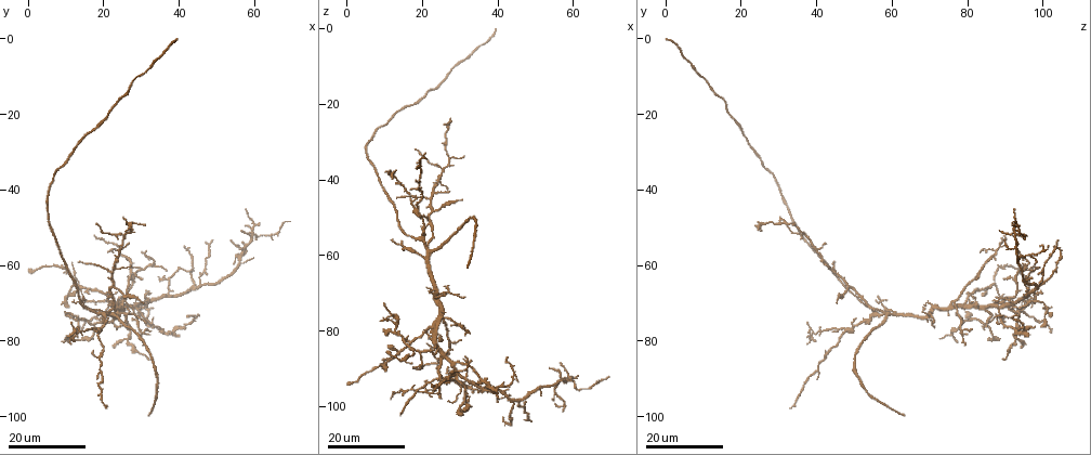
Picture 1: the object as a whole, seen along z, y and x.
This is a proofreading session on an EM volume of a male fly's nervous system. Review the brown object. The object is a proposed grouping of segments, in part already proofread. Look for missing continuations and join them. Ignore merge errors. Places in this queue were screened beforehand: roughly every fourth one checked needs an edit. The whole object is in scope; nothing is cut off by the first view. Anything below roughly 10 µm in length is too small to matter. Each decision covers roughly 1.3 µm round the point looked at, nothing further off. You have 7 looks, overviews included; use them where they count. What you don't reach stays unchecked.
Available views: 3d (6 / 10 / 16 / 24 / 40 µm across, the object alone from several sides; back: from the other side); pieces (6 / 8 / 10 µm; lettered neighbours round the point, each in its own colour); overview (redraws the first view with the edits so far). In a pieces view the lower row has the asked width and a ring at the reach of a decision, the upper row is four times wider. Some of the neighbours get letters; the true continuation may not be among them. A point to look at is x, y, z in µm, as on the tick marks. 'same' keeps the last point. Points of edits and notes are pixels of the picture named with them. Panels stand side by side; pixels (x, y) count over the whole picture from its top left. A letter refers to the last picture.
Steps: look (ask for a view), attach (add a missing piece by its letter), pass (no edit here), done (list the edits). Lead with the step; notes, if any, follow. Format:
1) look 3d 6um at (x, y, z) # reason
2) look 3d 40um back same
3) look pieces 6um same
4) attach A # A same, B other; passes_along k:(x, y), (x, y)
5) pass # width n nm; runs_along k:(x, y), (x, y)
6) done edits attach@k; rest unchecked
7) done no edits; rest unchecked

look 3d 24um at (31.5, 99.5, 63.5) # tapers out

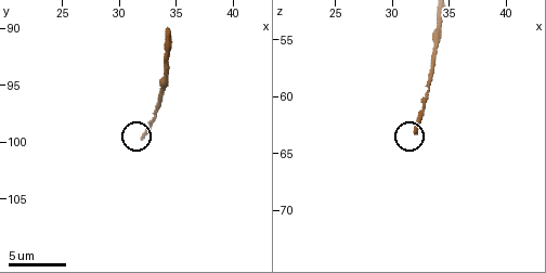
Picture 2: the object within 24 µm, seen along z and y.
look pieces 6um at (32.0, 99.6, 63.2) # see the neighbours

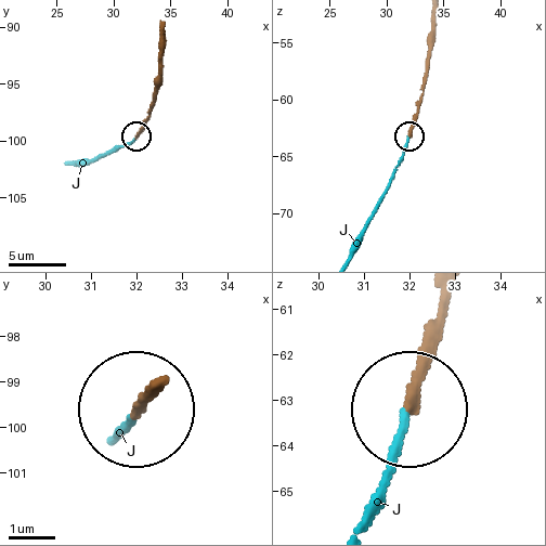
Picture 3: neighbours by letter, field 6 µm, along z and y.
attach J # J same; passes_along 3:(165, 381), (118, 431); it goes on there

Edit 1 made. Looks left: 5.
look overview

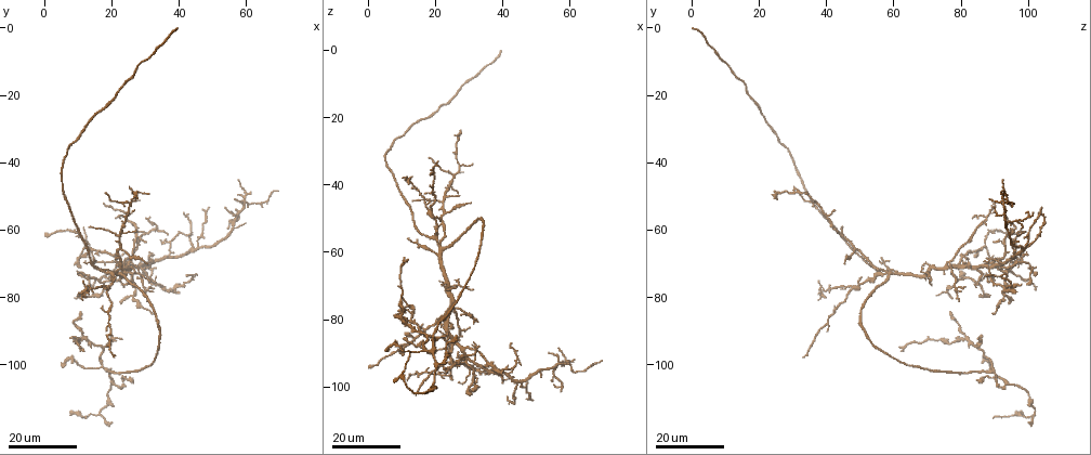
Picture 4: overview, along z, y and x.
look 3d 16um at (43.0, 74.0, 87.0)

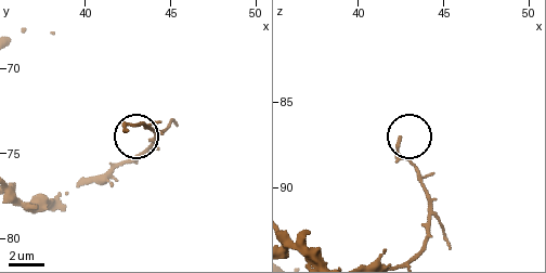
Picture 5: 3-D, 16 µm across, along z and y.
look pieces 6um at (42.5, 73.8, 87.2) # see the neighbours

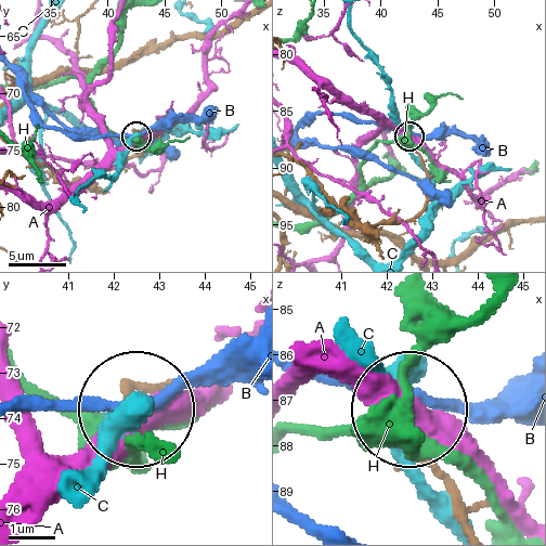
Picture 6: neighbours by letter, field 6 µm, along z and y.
pass # width 170 nm; A other, B other, C other, H other; no lettered piece goes on from it

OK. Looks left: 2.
look 3d 16um at (40.0, 0.5, 0.5)

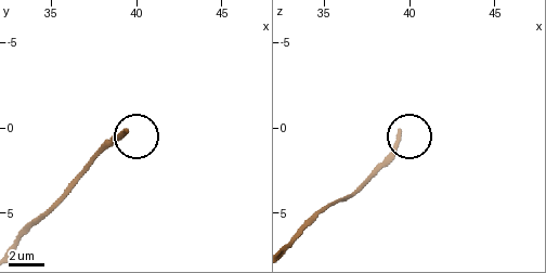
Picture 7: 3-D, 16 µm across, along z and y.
look pieces 6um at (39.5, 0.2, 0.2)

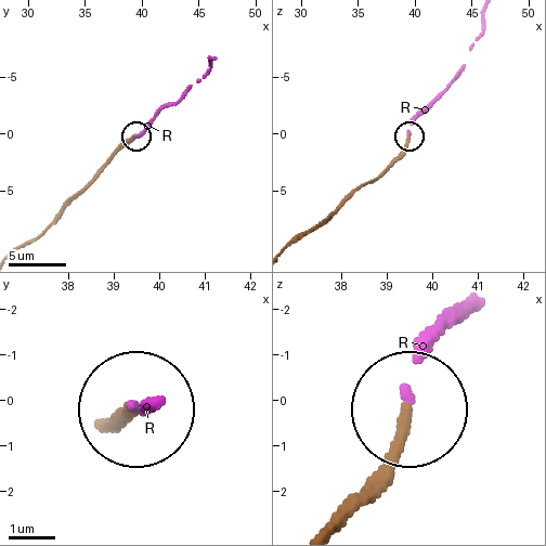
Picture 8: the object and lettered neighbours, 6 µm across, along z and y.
attach R # R same; the neuron continues

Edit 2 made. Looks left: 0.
done edits attach@3, attach@8; rest unchecked

